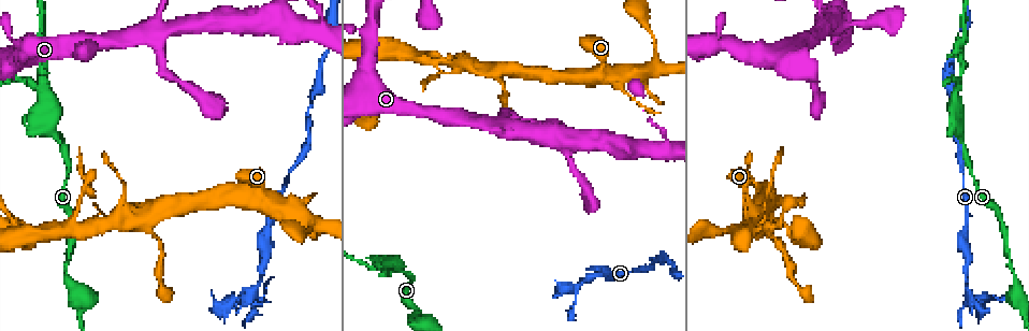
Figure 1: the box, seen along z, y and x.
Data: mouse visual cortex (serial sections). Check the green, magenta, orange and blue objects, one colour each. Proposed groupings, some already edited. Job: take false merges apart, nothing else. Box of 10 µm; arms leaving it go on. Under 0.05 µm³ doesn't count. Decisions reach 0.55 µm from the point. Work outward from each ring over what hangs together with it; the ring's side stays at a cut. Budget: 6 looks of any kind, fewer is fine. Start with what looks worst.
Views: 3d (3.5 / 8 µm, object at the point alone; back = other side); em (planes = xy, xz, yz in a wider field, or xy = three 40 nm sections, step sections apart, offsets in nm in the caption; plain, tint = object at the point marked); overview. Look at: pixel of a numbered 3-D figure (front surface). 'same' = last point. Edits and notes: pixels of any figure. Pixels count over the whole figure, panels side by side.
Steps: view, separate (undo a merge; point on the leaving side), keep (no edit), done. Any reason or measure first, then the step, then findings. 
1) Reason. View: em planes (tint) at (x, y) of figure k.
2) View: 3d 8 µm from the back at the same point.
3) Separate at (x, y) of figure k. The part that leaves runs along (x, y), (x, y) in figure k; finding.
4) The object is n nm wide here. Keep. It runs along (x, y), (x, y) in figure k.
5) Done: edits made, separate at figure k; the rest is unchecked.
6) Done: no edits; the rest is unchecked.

Sudden change in width. View: 3d 8 µm from the back at (966, 275) of figure 1.

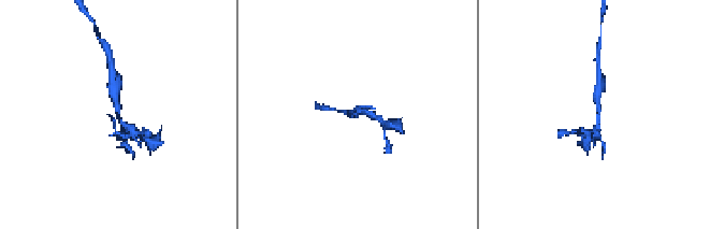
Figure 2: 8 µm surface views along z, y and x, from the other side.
View: em xy step 3 (tint) at the same point.

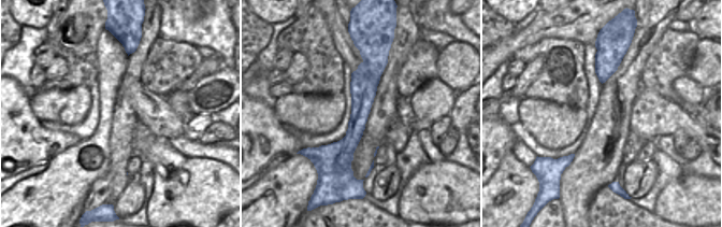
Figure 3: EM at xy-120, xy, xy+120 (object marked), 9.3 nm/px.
Separate at (587, 132) of figure 2. Two cells meet here.

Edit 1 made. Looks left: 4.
Arms part here. View: 3d 8 µm from the back at (390, 262) of figure 1.

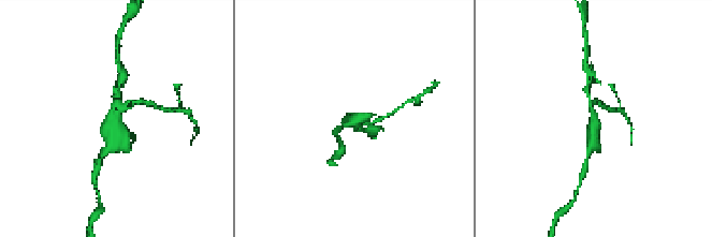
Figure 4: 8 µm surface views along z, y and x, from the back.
Closer look. View: 3d 3.5 µm from the back at the same point.

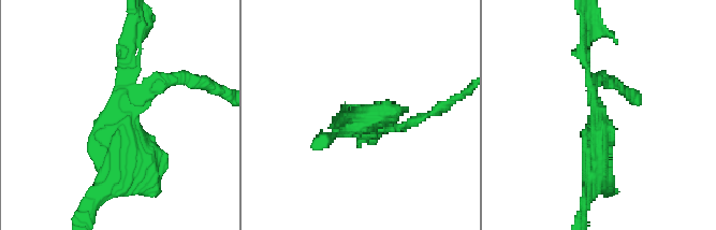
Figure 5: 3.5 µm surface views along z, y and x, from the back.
Separate at (175, 80) of figure 5. A second cell is stuck on.

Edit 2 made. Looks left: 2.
Done: edits made, separate at figure 2, separate at figure 5; the rest is unchecked.

